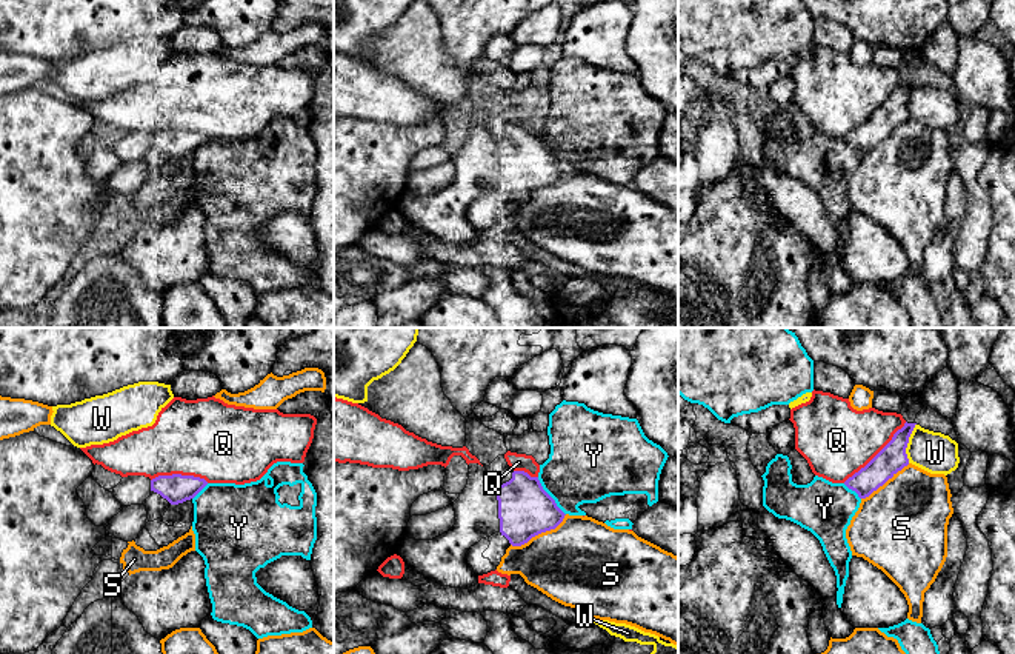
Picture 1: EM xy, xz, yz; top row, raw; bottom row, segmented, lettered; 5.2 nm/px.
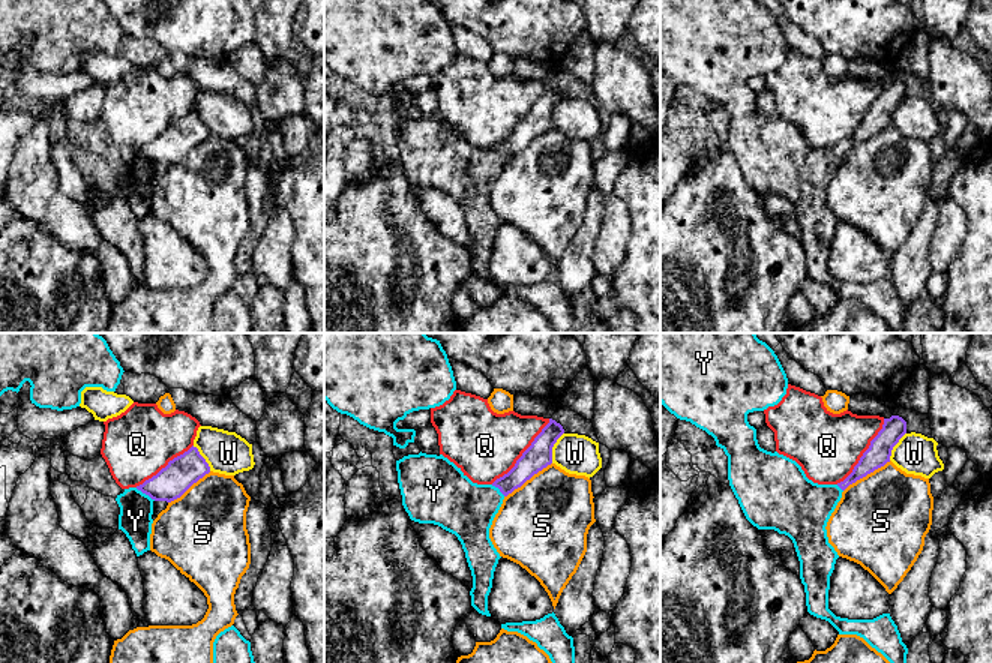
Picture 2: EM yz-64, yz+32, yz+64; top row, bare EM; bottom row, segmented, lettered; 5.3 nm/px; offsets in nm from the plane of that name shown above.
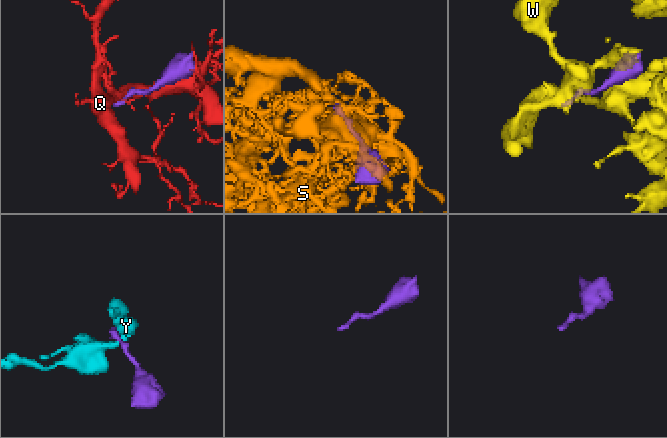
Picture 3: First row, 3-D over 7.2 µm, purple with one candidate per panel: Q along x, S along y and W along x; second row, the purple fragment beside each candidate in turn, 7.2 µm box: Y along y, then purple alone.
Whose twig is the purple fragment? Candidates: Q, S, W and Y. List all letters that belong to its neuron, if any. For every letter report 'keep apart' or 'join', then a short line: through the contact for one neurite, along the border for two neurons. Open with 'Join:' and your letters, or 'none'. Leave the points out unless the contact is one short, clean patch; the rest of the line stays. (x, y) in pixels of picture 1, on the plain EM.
Join: none
Q: keep apart
S: keep apart
W: keep apart
Y: keep apart | xz (537, 133), (542, 143), (565, 170)

